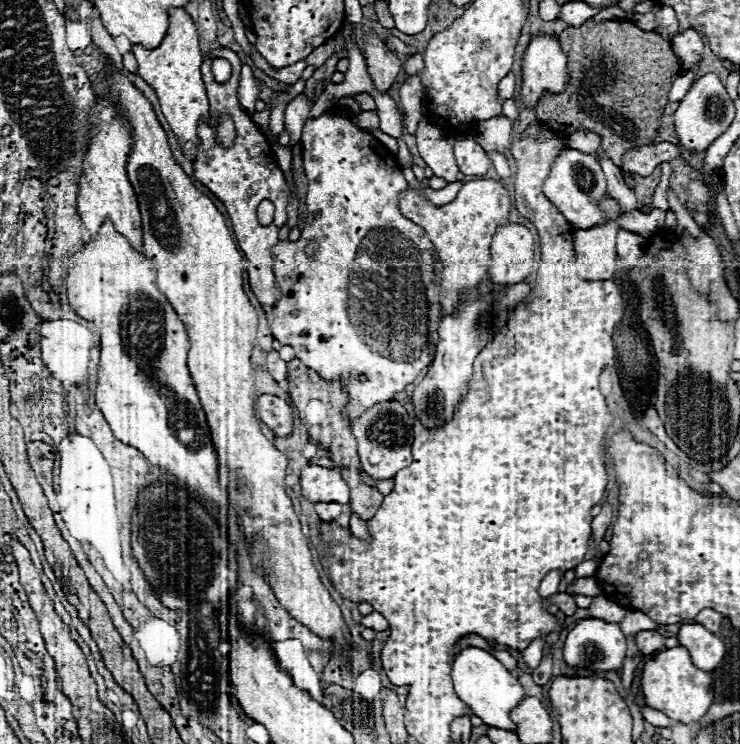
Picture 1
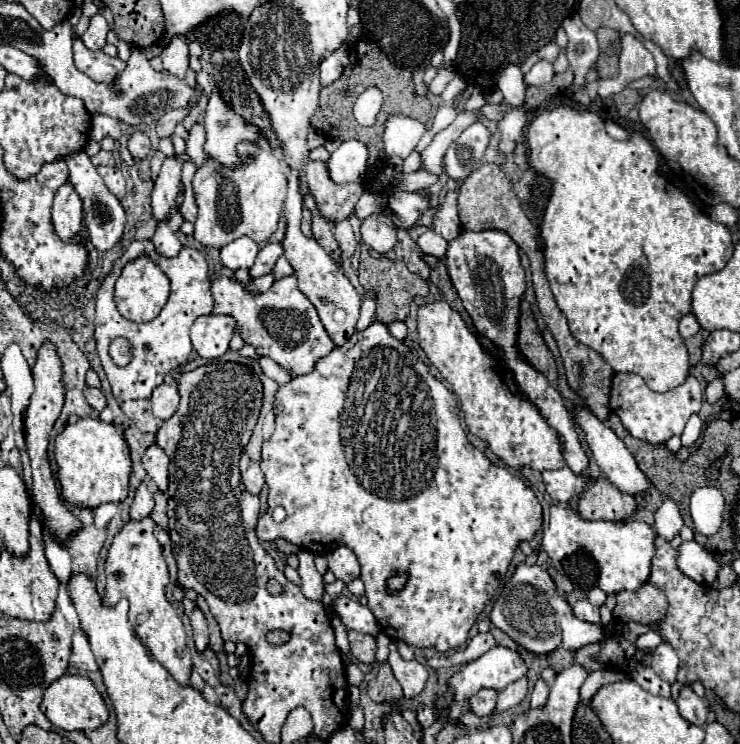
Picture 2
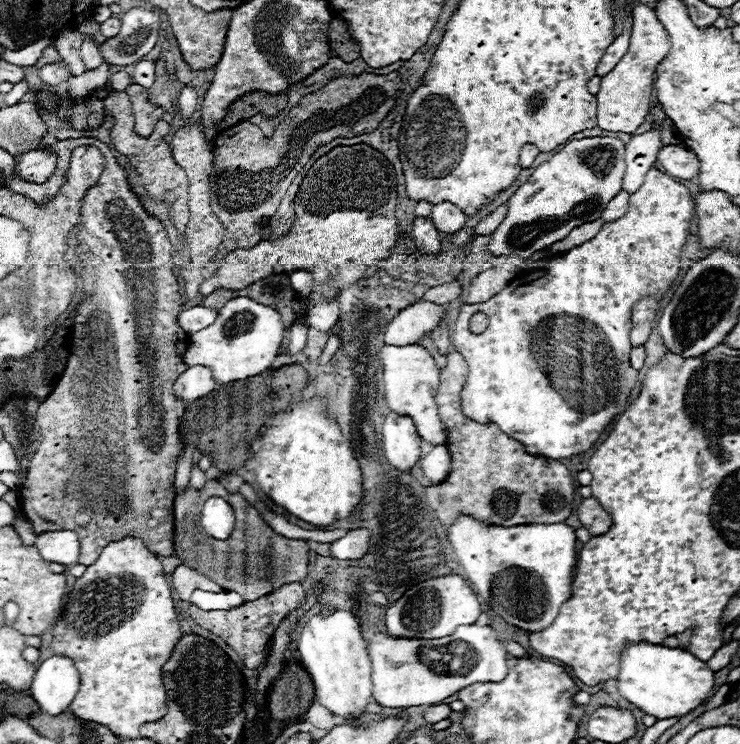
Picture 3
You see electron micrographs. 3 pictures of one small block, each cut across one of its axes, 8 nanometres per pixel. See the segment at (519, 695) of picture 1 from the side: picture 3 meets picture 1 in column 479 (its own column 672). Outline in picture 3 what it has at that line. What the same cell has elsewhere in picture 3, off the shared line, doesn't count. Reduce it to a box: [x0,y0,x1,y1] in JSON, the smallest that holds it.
[616,642,714,720]

